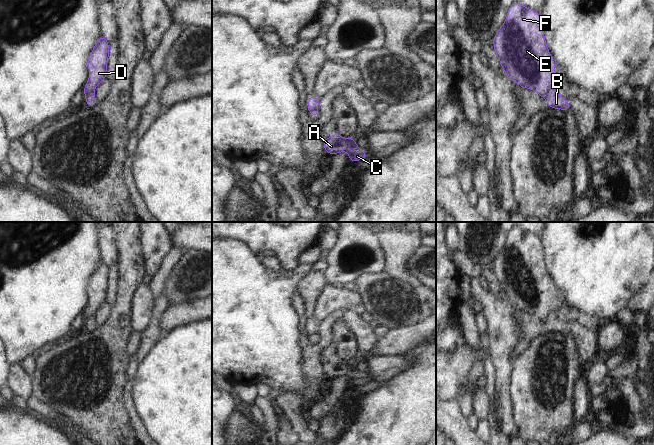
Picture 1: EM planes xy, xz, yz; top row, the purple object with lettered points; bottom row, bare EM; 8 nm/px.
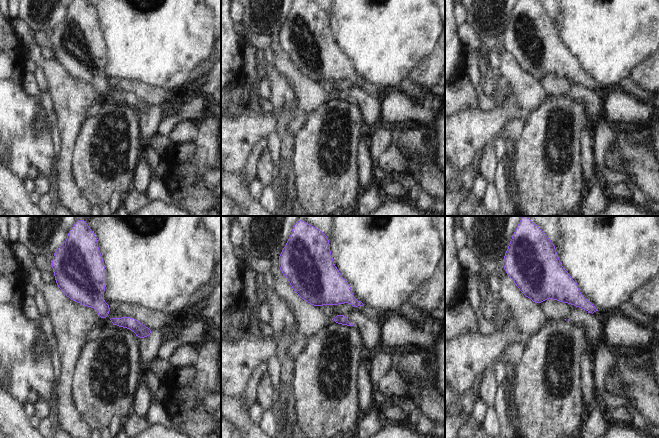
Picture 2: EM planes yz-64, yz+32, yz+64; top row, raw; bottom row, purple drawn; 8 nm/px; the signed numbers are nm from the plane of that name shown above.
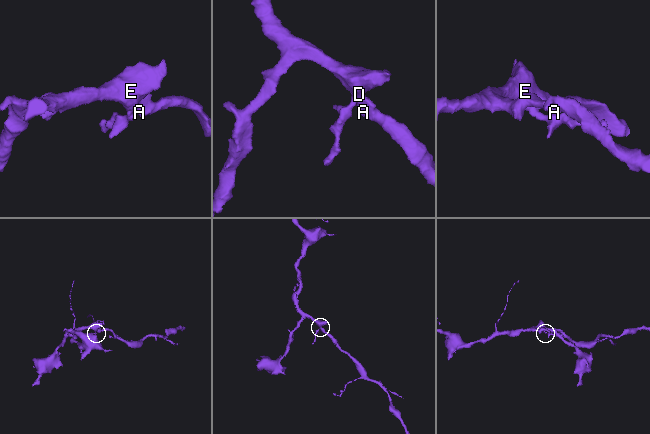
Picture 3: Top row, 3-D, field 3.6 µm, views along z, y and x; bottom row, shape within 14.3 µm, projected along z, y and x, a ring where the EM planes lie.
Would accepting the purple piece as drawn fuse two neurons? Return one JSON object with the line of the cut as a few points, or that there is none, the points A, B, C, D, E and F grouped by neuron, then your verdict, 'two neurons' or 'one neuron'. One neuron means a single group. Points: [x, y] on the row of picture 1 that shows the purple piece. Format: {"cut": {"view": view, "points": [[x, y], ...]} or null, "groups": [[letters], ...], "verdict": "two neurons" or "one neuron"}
{"cut": {"view": "yz", "points": [[552, 90], [544, 98]]}, "groups": [["A", "C", "D", "E", "F"], ["B"]], "verdict": "two neurons"}

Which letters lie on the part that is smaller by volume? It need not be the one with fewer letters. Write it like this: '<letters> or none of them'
B.

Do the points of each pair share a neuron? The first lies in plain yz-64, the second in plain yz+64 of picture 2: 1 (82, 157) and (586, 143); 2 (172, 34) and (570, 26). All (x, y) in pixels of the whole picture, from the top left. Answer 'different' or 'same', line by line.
1: different
2: same

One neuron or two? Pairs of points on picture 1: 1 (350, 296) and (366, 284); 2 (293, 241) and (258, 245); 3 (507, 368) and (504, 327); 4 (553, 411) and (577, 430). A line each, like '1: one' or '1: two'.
1: two
2: one
3: one
4: two

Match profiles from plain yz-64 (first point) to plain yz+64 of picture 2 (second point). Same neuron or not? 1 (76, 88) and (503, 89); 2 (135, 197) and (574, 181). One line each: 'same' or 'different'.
1: same
2: different

